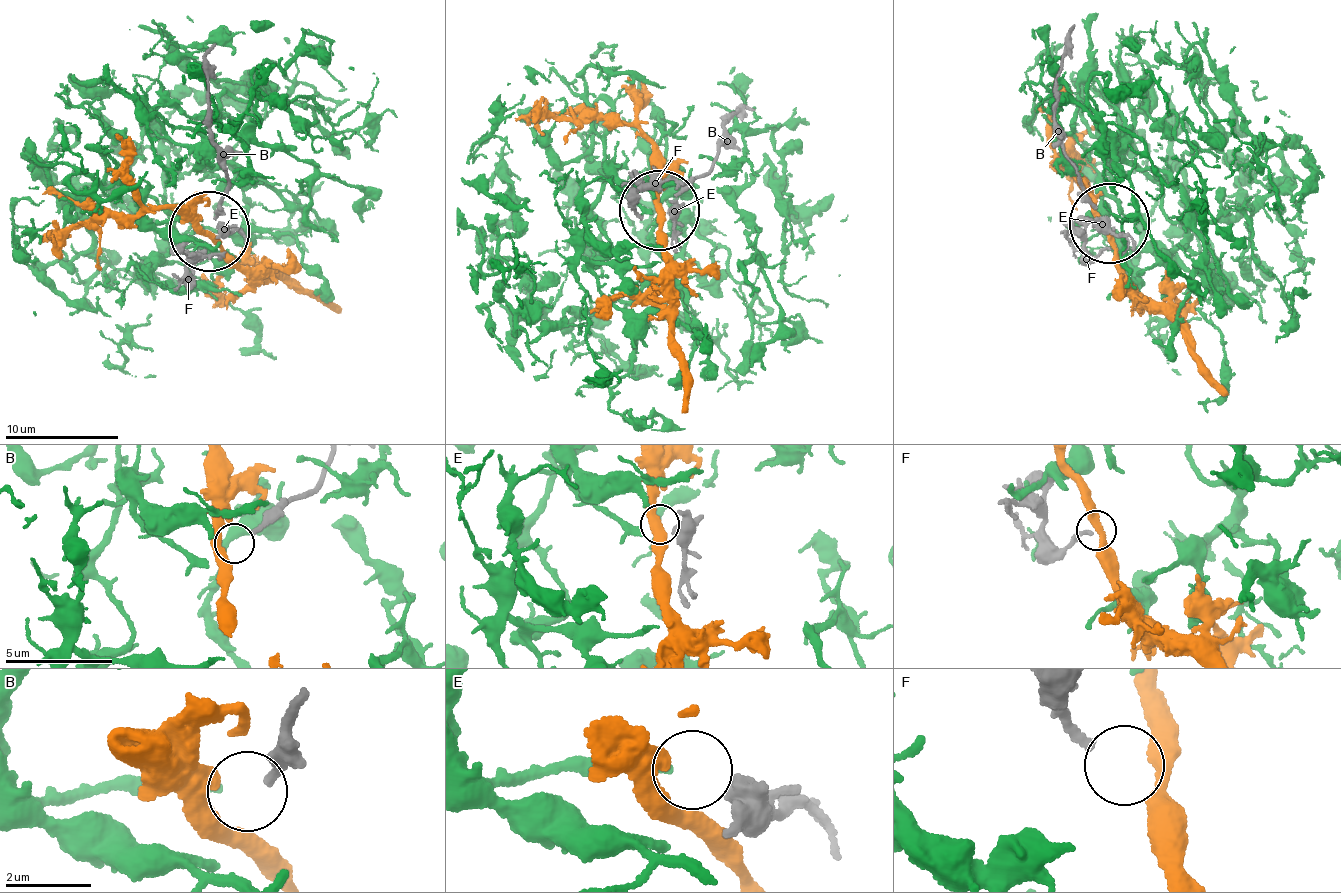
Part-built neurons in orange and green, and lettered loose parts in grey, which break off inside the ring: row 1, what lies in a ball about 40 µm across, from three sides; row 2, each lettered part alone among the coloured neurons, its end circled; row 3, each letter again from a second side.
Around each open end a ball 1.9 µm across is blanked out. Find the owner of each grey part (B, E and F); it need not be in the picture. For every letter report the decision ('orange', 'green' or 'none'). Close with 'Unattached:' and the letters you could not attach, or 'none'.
B: none
E: green
F: none
Unattached: B, F

